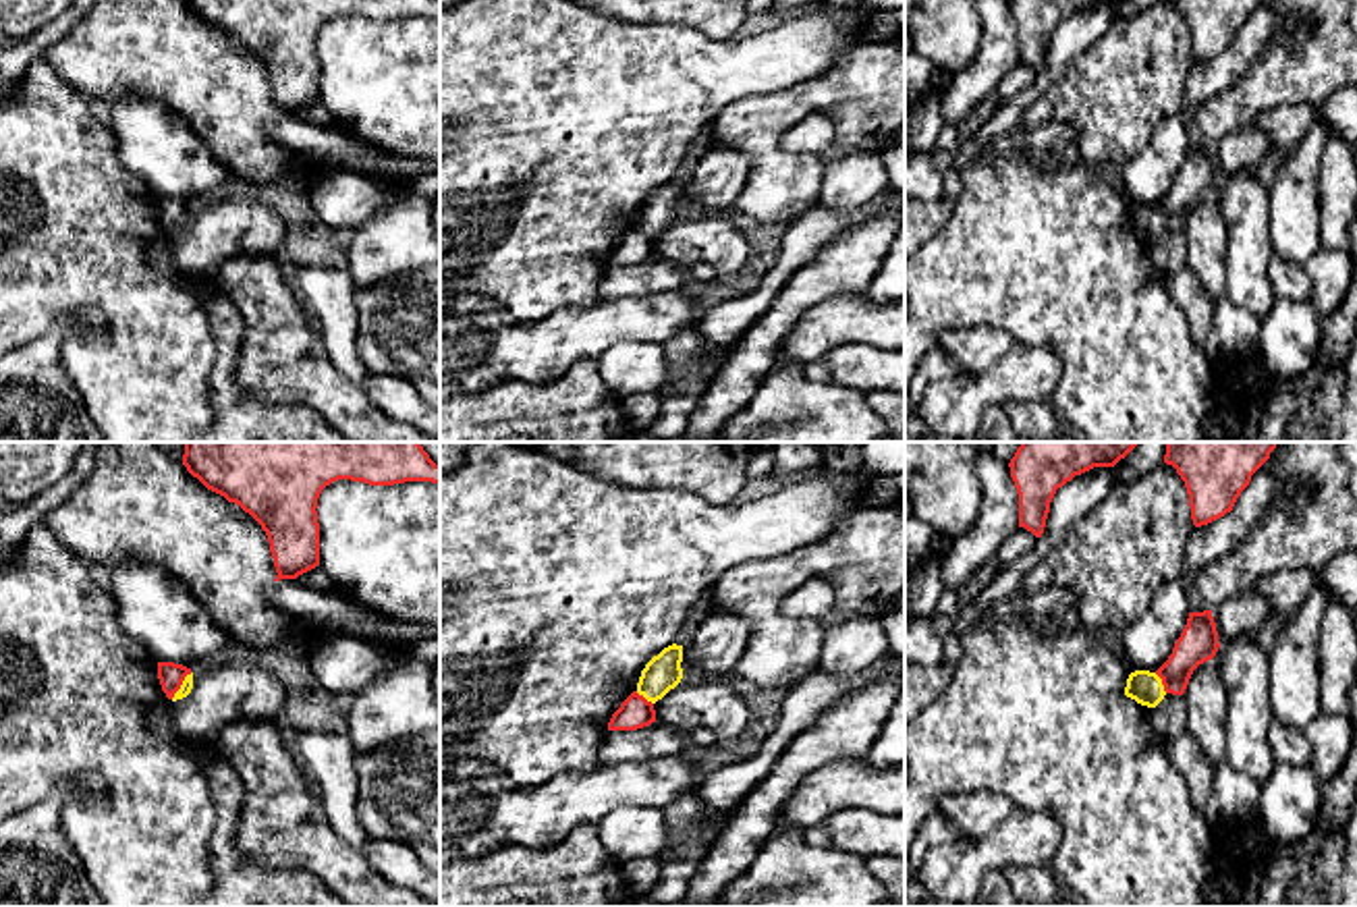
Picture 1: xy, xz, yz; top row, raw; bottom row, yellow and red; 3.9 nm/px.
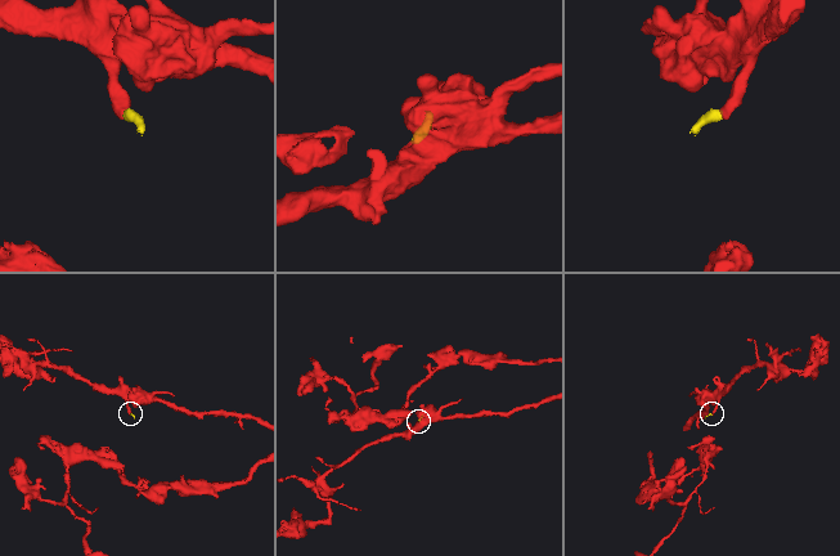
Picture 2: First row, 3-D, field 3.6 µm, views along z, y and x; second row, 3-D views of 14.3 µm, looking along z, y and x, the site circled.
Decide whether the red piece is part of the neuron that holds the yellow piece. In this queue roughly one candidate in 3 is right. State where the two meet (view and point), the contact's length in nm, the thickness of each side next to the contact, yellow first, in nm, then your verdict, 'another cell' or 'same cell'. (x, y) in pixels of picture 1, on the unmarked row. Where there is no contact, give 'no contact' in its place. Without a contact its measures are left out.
xy (181, 221) | 130 nm | 50/100 nm | another cell

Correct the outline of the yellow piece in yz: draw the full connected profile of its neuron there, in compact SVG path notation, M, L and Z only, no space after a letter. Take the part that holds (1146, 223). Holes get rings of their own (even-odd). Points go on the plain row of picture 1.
M1135 205L1127 214L1125 230L1141 241L1156 243L1166 226L1162 214L1150 205Z

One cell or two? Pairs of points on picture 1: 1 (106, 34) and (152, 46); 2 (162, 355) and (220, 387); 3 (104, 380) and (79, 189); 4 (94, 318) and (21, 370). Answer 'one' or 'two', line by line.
1: one
2: two
3: one
4: one

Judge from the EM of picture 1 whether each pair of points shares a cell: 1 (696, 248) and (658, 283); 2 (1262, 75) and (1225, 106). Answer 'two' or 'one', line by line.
1: two
2: one

